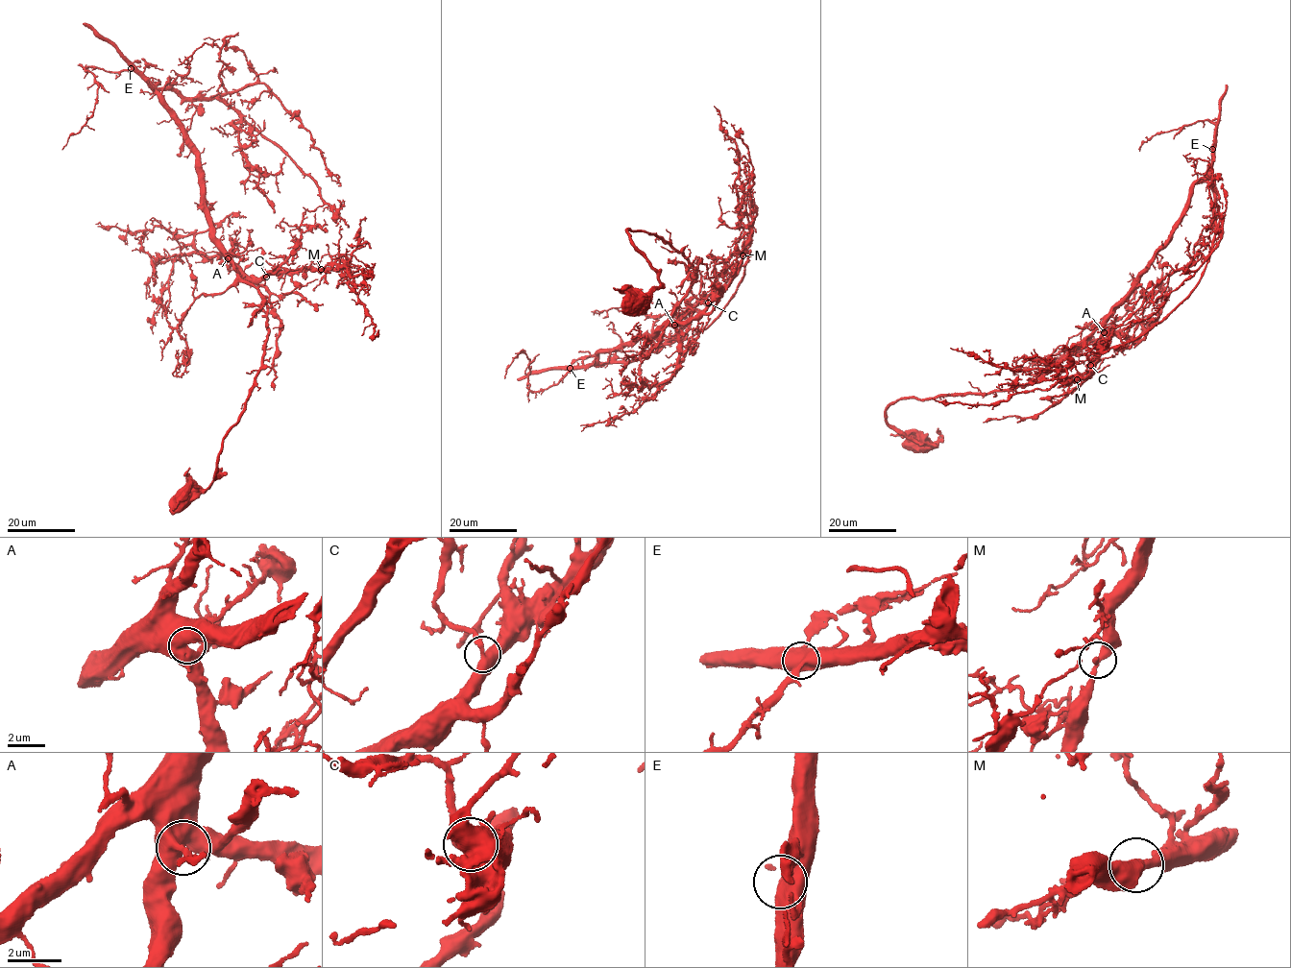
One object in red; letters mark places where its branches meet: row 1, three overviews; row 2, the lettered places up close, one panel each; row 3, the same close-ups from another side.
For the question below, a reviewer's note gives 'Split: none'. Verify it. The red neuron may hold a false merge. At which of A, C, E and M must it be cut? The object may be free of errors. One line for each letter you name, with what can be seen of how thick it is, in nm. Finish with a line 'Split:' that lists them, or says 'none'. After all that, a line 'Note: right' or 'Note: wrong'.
Split: none
Note: right

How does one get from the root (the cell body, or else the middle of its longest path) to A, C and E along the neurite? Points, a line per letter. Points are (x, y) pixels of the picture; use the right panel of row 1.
A: (914, 443), (923, 450), (931, 446), (889, 423), (887, 405), (1030, 383), (1096, 329), (1104, 332)
C: (914, 443), (923, 450), (931, 446), (889, 423), (887, 405), (1030, 383), (1099, 328), (1090, 365)
E: (914, 443), (931, 446), (889, 423), (887, 405), (1030, 383), (1103, 327), (1181, 219), (1212, 149)

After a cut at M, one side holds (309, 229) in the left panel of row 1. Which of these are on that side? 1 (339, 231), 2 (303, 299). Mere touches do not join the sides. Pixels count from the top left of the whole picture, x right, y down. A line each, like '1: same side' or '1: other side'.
1: other side
2: same side

